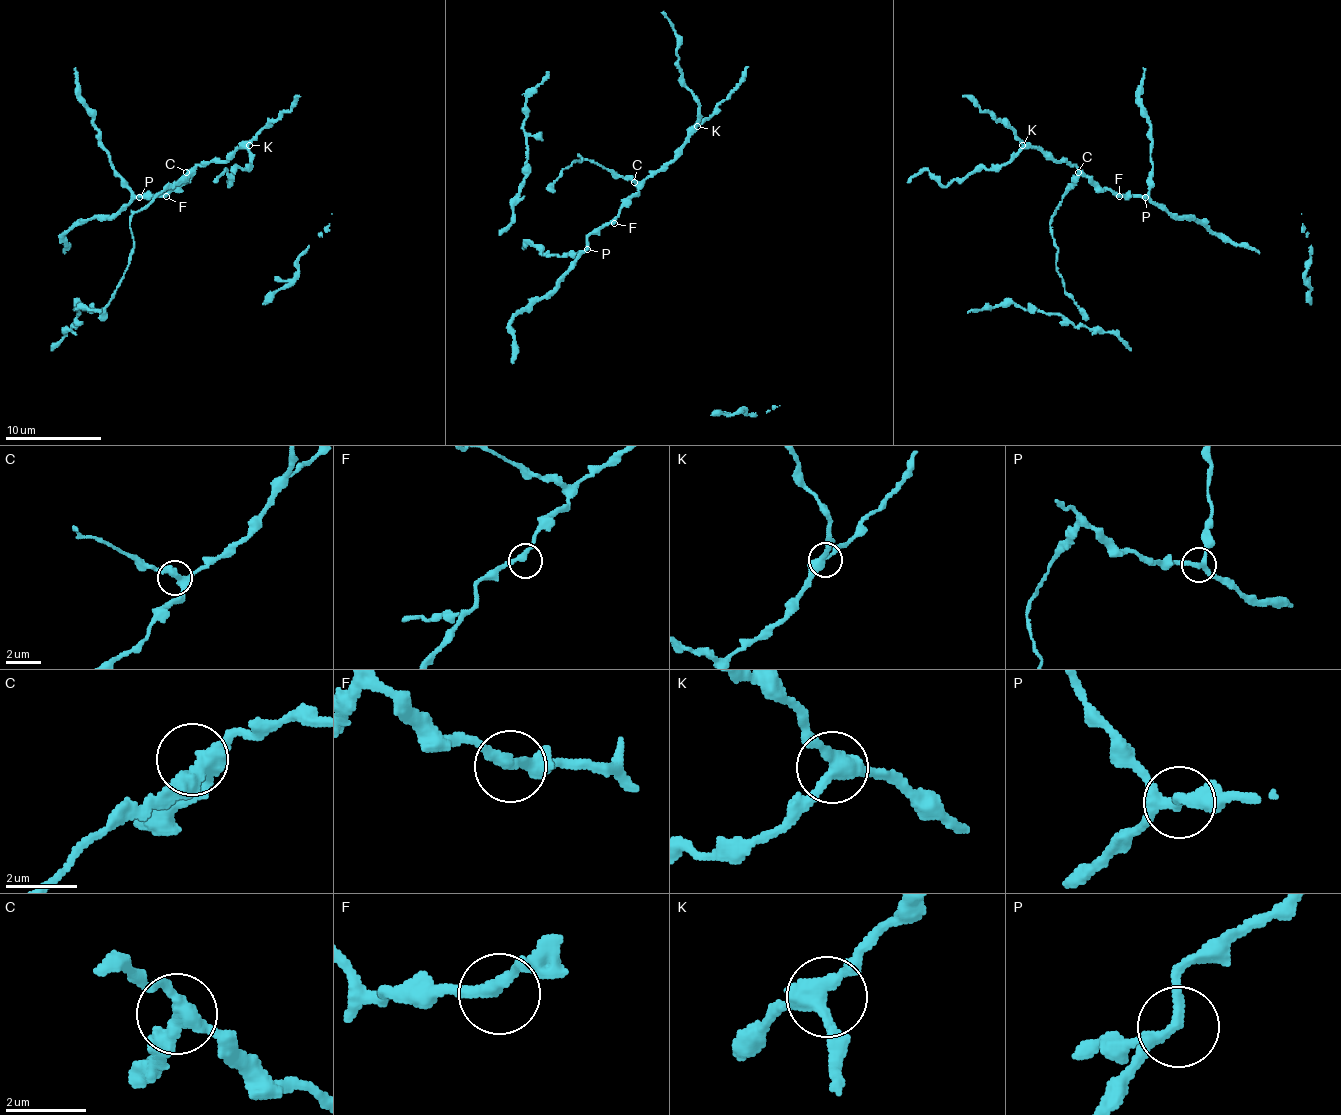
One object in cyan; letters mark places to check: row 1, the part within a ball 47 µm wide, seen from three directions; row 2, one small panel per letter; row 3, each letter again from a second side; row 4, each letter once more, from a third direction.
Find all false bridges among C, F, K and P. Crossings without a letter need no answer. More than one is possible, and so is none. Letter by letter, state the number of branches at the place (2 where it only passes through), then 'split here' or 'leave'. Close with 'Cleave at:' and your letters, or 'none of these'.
C: branches 3; leave
F: branches 2; leave
K: branches 3; leave
P: branches 3; leave
Cleave at: none of these

